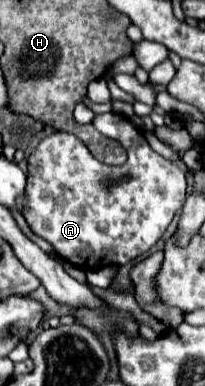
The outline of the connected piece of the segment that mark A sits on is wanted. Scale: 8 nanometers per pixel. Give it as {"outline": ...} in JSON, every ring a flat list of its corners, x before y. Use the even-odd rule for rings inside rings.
{"outline":[[111,111,97,115,93,125,125,147,127,161,123,165,105,165,93,159,91,151,73,133,53,131,29,155,27,185,17,203,29,229,53,245,59,257,83,271,127,265,147,253,161,239,187,197,183,171,155,153,129,117],[123,177,129,177,129,181,107,187,107,181]]}

